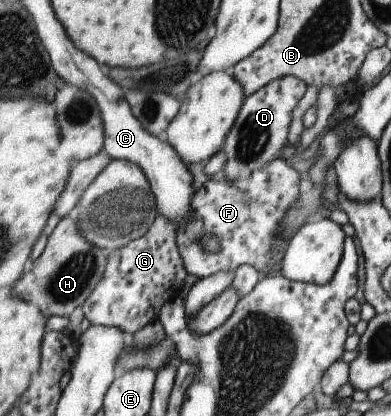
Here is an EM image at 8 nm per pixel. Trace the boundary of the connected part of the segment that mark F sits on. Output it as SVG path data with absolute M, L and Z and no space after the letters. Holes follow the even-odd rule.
M279 158L255 169L247 186L237 188L224 177L204 182L192 196L191 218L177 233L186 273L203 278L216 272L232 272L239 265L248 264L261 277L280 275L280 261L287 241L277 238L275 232L278 222L297 200L302 184L296 170ZM208 235L219 241L220 249L216 253L204 251L198 242Z

